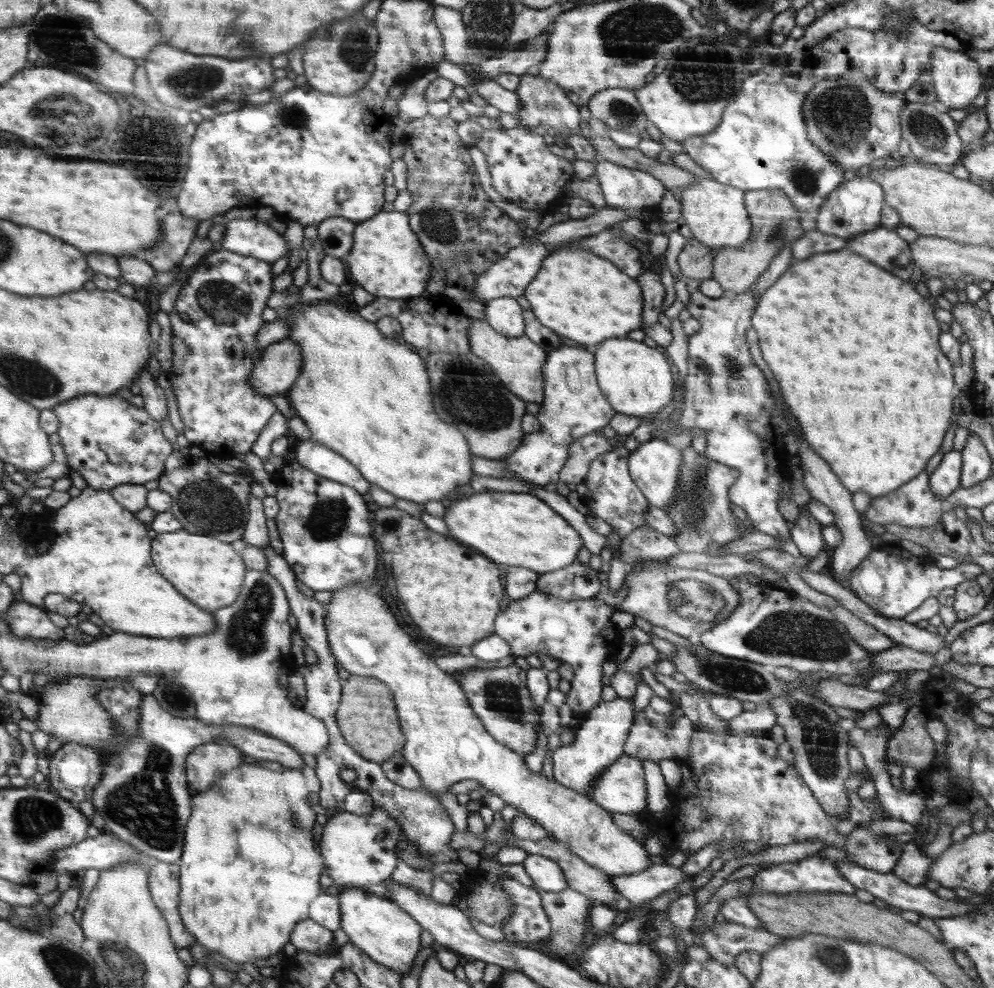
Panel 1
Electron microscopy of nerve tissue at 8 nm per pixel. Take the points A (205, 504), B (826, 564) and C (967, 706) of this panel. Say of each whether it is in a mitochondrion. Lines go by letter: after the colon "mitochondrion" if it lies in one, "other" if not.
A: mitochondrion
B: other
C: other

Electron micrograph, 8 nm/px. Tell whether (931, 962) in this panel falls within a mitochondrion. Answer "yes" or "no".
no

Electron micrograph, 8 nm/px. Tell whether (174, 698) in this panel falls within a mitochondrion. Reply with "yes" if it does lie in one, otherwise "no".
yes

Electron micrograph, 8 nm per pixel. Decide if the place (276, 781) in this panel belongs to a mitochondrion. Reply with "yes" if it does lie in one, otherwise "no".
no

